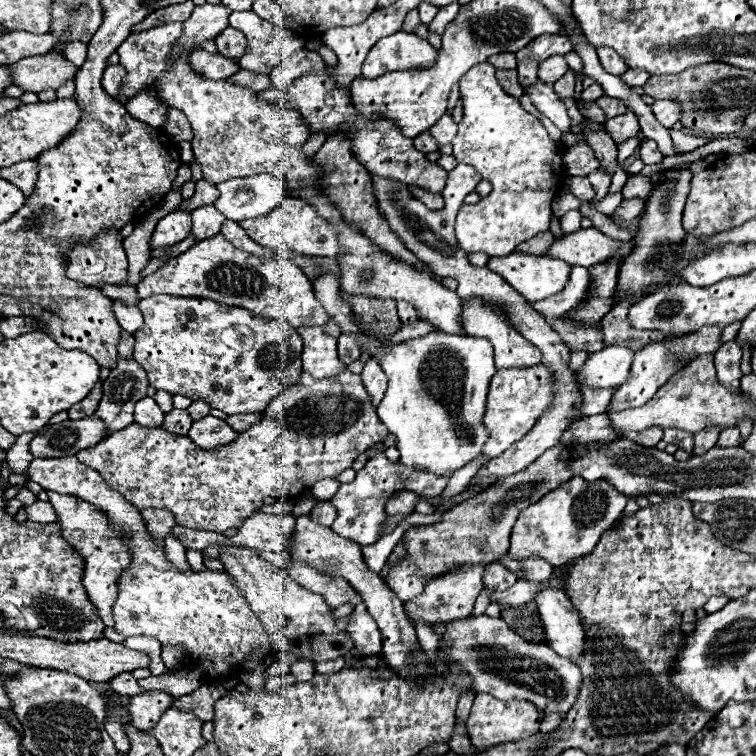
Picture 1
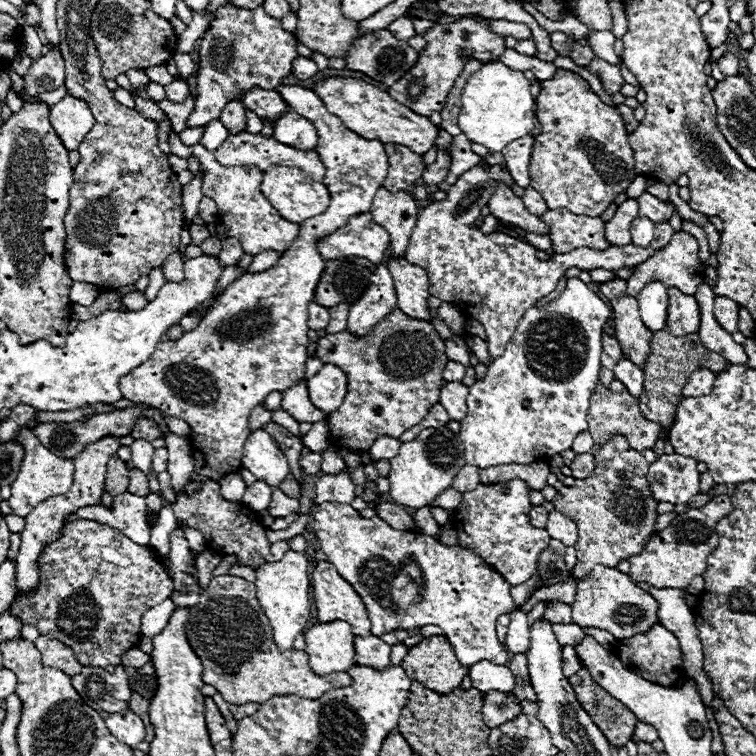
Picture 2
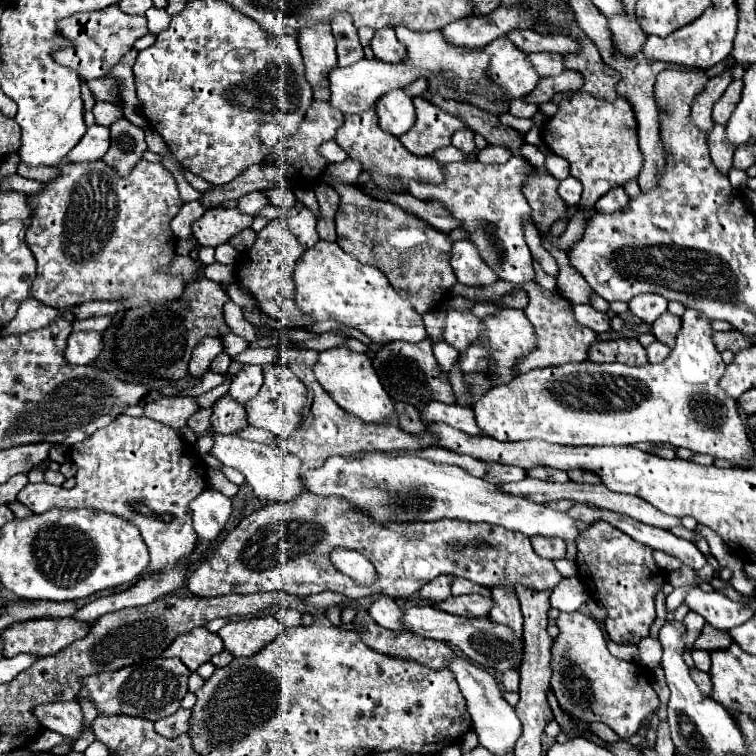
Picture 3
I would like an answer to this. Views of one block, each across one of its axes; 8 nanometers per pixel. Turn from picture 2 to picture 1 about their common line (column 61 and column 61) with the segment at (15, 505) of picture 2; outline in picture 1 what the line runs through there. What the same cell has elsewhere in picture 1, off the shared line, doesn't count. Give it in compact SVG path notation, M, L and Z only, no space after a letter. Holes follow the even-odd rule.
M76 456L66 458L34 458L26 470L28 478L44 490L70 494L98 506L110 526L124 532L132 562L118 578L118 598L112 606L114 628L122 636L152 636L162 646L186 648L186 656L194 668L200 668L210 680L224 680L250 660L252 652L274 650L270 634L262 628L248 600L236 588L232 576L204 568L202 572L188 568L180 572L168 558L164 546L148 532L138 508L134 508L120 492L108 488L108 482L90 466L84 466Z

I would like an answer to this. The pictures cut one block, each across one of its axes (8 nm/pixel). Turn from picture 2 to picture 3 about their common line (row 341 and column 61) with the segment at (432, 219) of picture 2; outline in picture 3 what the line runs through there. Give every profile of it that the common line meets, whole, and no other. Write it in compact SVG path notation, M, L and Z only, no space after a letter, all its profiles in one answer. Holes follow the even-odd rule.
M120 414L106 428L96 430L94 436L74 444L70 452L70 458L76 464L74 488L64 490L62 486L48 482L26 484L20 490L18 500L34 514L42 514L52 508L90 508L126 518L140 530L150 552L148 570L136 584L86 604L76 612L74 618L94 622L108 612L128 606L144 606L180 590L188 572L188 564L184 564L182 558L188 558L196 548L190 502L208 488L206 464L198 456L196 448L182 440L168 424L150 420L146 416L130 418Z

